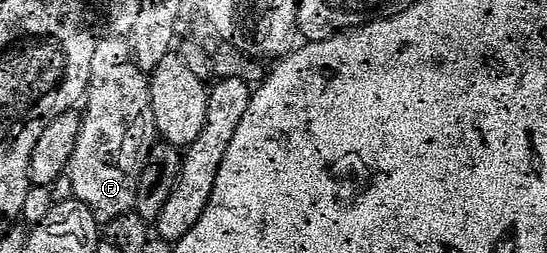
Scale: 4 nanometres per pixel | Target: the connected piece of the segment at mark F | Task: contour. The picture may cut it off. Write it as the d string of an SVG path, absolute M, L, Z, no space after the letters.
M106 35L106 38L103 36L101 40L99 40L98 45L92 51L90 84L86 90L84 98L84 106L85 105L86 114L84 112L81 114L80 124L78 126L78 138L74 144L74 150L70 156L70 164L68 166L68 180L72 183L72 191L74 192L73 200L85 205L91 214L95 213L96 216L103 217L103 219L119 217L120 215L131 212L134 208L140 171L148 159L148 151L153 147L156 140L156 130L154 127L154 120L152 119L152 103L150 102L150 82L147 74L134 62L134 58L130 52L129 40L123 39L121 36L113 35Z

